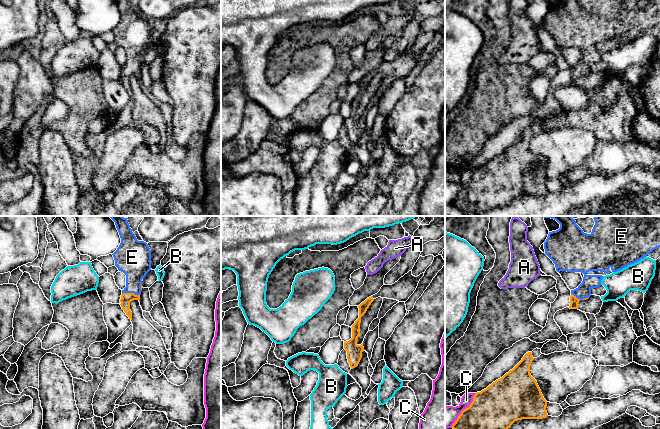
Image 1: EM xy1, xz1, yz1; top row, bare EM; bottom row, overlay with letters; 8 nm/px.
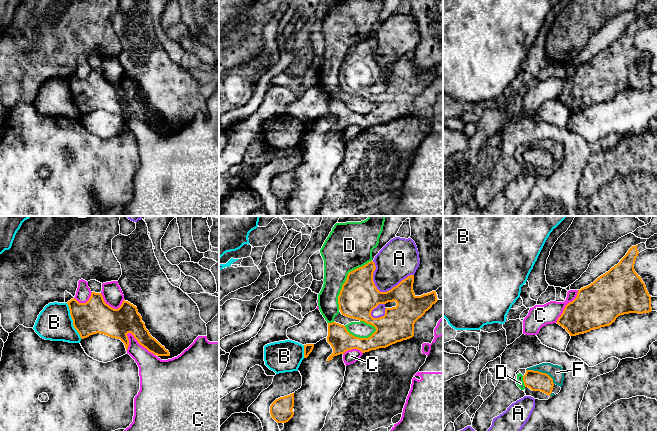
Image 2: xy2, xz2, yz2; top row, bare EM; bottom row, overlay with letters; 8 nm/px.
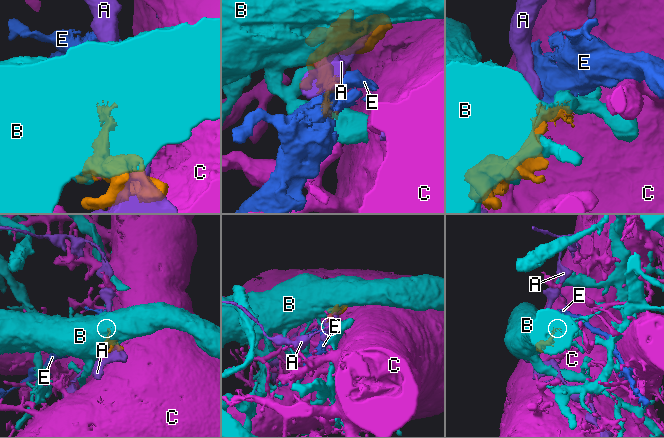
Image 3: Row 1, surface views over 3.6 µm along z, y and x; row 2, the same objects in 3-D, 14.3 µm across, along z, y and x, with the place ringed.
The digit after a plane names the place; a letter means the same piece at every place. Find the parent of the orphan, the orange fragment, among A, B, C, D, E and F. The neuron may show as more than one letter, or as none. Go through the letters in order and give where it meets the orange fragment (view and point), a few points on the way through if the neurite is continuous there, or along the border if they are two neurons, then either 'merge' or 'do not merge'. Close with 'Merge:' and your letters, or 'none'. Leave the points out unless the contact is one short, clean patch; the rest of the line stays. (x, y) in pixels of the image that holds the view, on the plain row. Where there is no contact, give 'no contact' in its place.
A: meets orange in xz2 at (382, 68); do not merge
B: meets orange in xy2 at (73, 97); border along xy2 (66, 79), (72, 101), (81, 114); do not merge
C: meets orange in xy2 at (140, 120); do not merge
D: meets orange in xz2 at (346, 56); do not merge
E: meets orange in xy1 at (131, 69); merge
F: meets orange in yz2 at (541, 148); border along yz2 (526, 145), (545, 148), (554, 159); do not merge
Merge: E

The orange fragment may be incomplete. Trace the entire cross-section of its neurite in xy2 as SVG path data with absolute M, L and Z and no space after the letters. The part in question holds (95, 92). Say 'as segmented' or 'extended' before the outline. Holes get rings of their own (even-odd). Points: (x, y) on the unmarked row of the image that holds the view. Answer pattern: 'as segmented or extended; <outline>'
as segmented; M92 68L86 79L79 79L75 74L67 78L73 102L81 115L93 110L104 110L120 115L126 124L129 122L127 110L131 109L138 119L157 132L170 132L145 103L137 83L123 76L118 85L105 79L101 69Z

